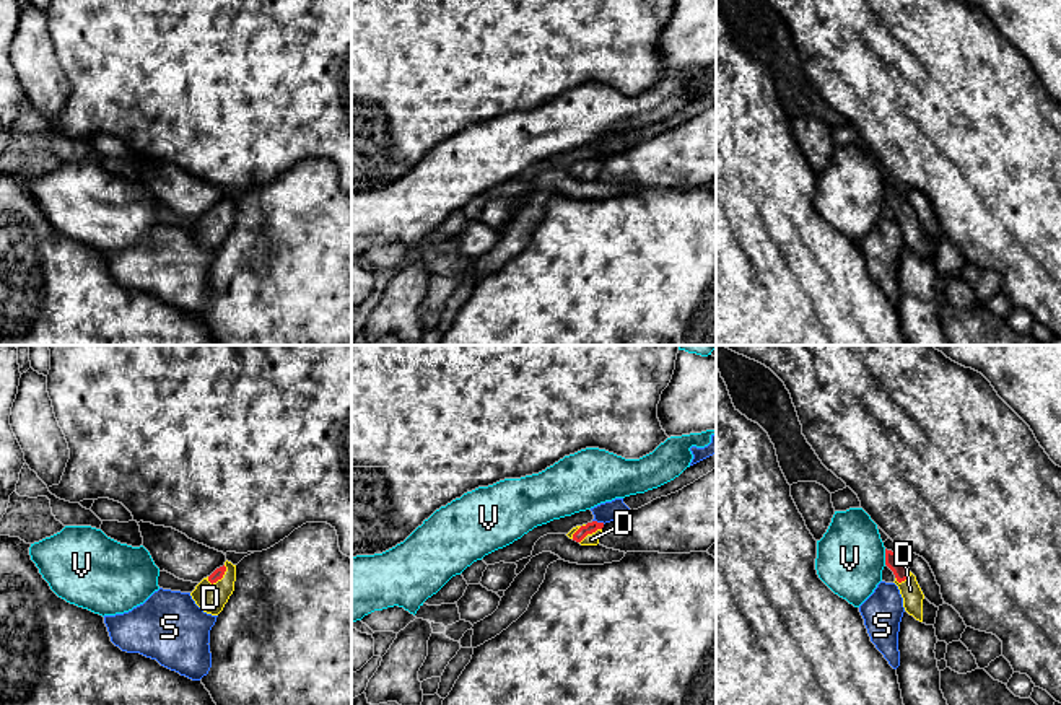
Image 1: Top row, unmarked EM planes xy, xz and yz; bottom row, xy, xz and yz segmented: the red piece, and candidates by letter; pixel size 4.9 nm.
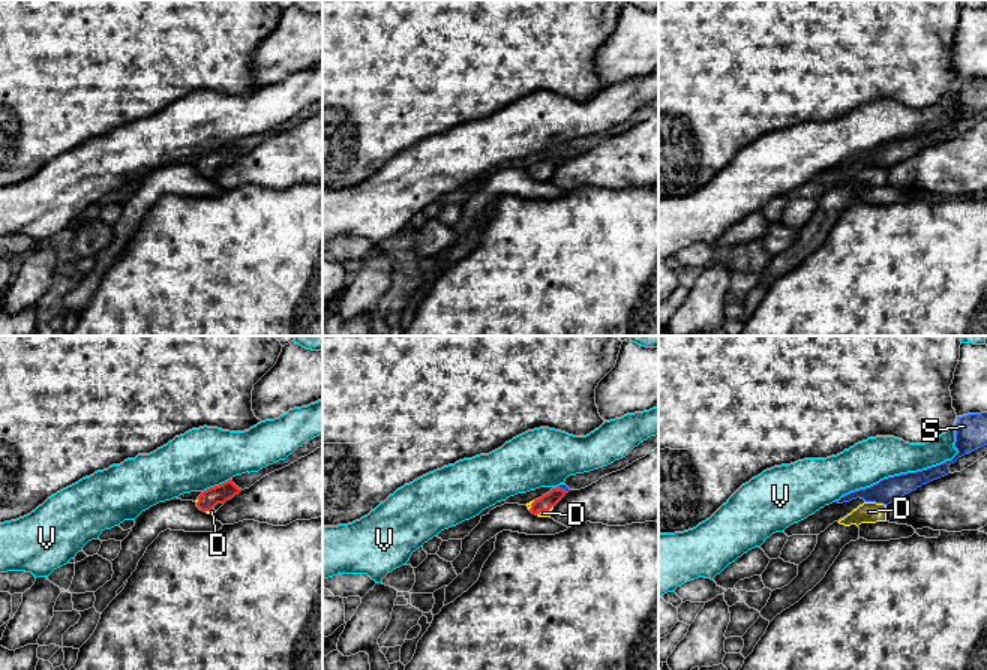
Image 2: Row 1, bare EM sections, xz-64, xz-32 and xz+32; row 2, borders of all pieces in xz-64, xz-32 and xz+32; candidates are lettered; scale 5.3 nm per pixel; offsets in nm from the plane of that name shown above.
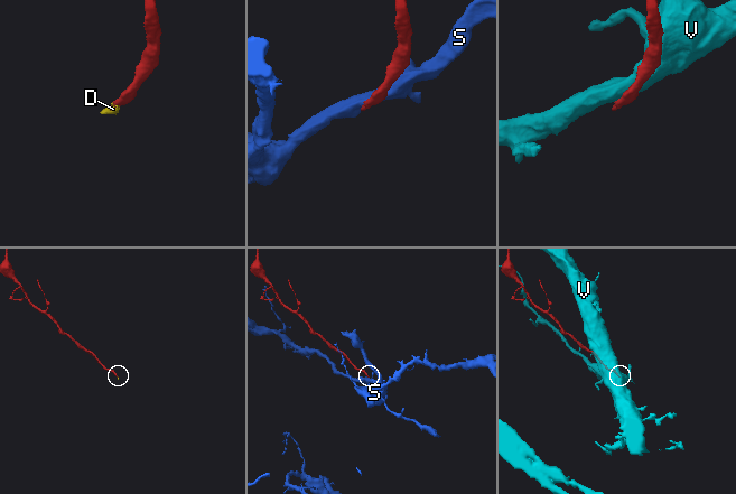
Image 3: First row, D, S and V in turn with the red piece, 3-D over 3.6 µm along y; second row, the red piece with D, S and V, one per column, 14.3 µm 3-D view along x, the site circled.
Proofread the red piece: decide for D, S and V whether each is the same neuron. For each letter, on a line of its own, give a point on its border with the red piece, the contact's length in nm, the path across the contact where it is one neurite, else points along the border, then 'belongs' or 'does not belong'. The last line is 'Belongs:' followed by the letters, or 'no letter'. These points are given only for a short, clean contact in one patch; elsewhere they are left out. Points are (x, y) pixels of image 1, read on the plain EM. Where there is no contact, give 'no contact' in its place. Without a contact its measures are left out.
D: meets red in xy at (222, 212); contact 120 nm long; runs through xy (218, 209), (222, 212), (210, 233); belongs
S: meets red in xz at (599, 158); contact 70 nm long; border along xz (593, 155), (604, 158); does not belong
V: meets red in yz at (886, 192); contact 80 nm long; does not belong
Belongs: D

